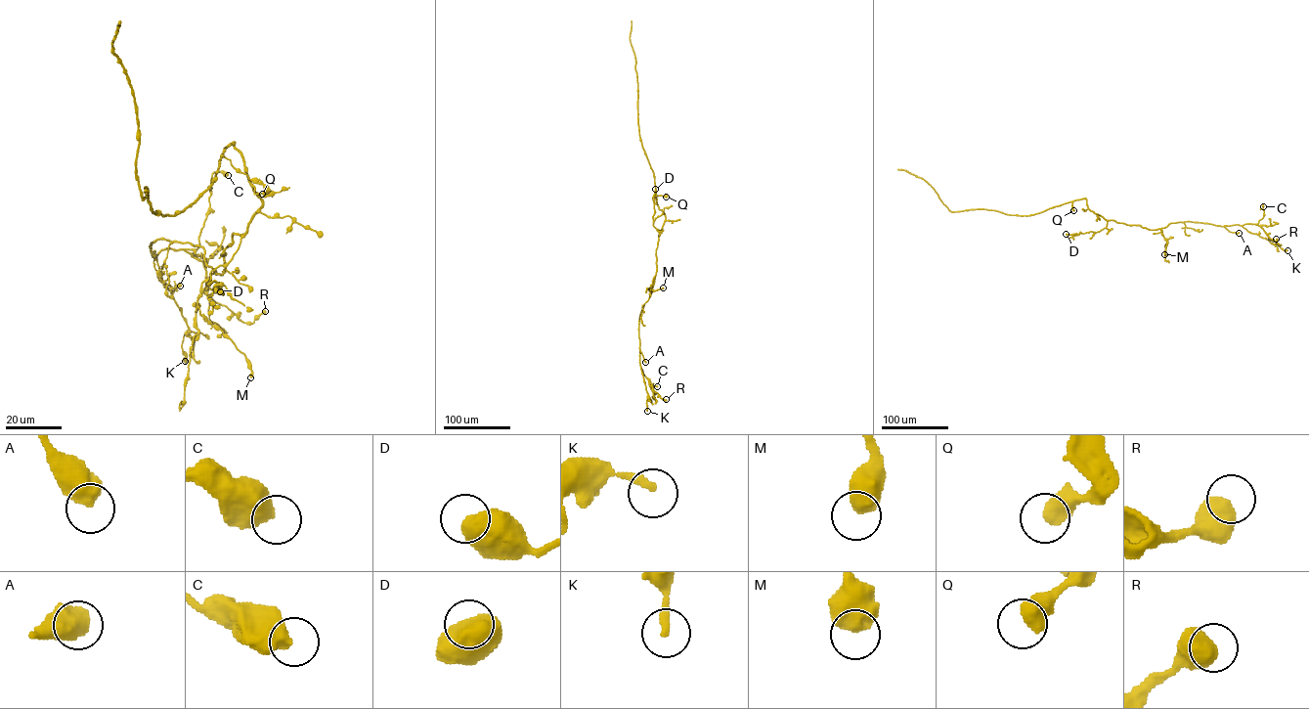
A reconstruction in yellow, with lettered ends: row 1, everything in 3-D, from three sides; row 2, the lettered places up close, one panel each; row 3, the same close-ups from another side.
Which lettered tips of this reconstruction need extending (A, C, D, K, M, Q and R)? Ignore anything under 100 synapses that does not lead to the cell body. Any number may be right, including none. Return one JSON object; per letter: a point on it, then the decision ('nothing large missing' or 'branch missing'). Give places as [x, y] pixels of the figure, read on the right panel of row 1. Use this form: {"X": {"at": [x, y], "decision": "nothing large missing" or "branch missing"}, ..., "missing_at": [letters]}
{"A": {"at": [1239, 233], "decision": "nothing large missing"}, "C": {"at": [1263, 206], "decision": "nothing large missing"}, "D": {"at": [1066, 234], "decision": "nothing large missing"}, "K": {"at": [1287, 250], "decision": "nothing large missing"}, "M": {"at": [1164, 254], "decision": "nothing large missing"}, "Q": {"at": [1073, 210], "decision": "nothing large missing"}, "R": {"at": [1276, 239], "decision": "nothing large missing"}, "missing_at": []}

